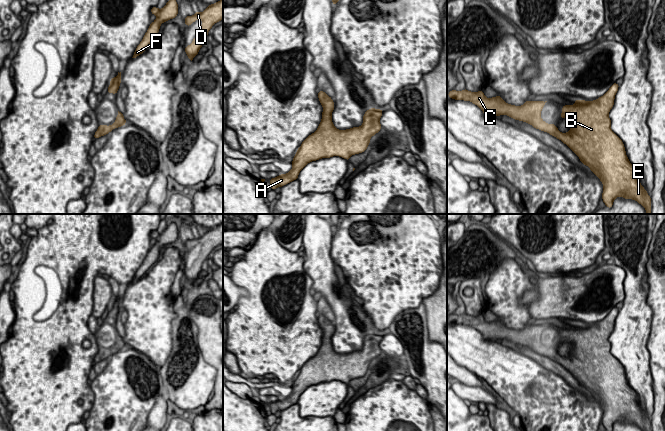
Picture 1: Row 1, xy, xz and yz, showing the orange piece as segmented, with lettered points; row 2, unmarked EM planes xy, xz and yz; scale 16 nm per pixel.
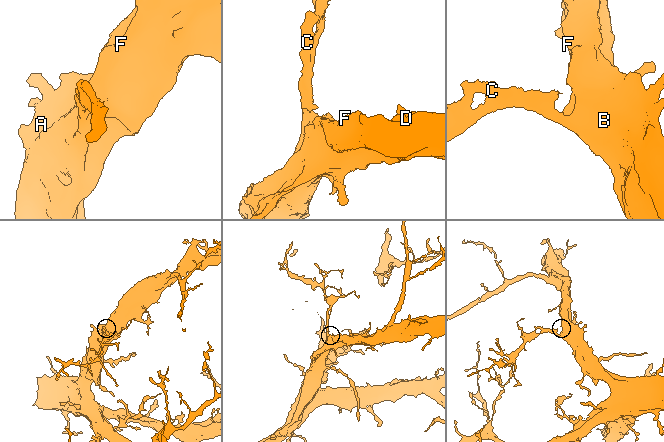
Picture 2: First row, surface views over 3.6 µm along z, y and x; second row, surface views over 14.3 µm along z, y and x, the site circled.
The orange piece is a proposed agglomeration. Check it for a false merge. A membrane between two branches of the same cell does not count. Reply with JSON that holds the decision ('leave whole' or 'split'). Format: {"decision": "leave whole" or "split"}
{"decision": "leave whole"}

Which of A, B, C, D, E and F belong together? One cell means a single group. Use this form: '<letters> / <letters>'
A B C D E F

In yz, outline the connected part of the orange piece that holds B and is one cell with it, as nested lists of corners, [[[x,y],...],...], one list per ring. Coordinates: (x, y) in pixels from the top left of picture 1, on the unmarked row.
[[[613,307],[597,324],[575,323],[574,329],[563,329],[560,342],[572,344],[566,357],[542,344],[541,335],[547,325],[527,324],[523,329],[515,330],[506,327],[499,319],[486,322],[482,314],[471,316],[467,313],[460,316],[452,314],[448,320],[472,326],[484,339],[507,339],[561,364],[600,403],[604,411],[601,422],[606,431],[612,431],[617,421],[635,424],[643,431],[652,431],[651,422],[640,407],[637,393],[628,384],[622,364],[611,354],[608,339],[618,312],[619,309]]]

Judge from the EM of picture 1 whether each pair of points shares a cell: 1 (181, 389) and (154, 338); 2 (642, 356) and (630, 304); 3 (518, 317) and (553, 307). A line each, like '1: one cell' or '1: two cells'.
1: two cells
2: one cell
3: two cells

